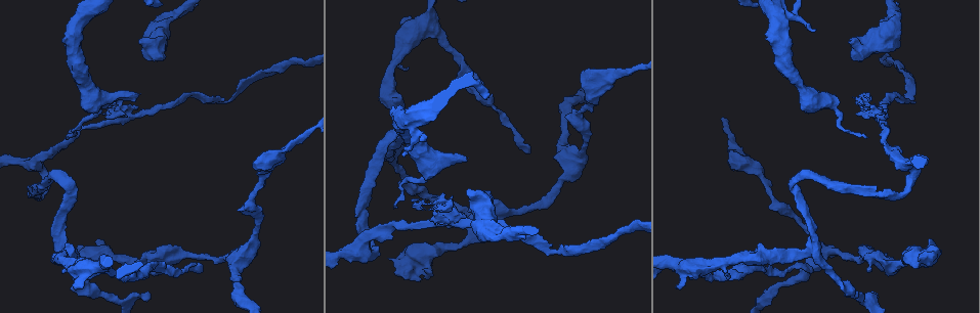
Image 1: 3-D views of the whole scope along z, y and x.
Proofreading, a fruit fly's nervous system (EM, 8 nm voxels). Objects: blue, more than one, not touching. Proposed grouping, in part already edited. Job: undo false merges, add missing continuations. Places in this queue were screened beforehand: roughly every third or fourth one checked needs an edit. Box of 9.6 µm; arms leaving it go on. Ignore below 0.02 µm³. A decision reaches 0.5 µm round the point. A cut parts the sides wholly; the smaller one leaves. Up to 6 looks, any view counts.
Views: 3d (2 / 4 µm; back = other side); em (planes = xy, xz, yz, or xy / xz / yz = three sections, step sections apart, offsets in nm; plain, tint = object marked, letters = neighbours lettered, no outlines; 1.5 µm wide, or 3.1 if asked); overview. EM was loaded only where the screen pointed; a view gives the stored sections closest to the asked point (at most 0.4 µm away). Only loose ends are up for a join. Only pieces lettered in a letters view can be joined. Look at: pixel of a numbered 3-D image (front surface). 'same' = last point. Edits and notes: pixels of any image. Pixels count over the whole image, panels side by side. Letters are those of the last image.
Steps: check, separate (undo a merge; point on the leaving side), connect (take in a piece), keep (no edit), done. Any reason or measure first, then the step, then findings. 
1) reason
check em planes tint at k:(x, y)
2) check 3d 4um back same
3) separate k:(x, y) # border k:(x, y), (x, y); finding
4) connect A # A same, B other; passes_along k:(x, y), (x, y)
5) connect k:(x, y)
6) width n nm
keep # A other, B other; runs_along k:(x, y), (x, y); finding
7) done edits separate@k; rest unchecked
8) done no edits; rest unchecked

sharp bend
check em planes letters at 1:(793, 182)

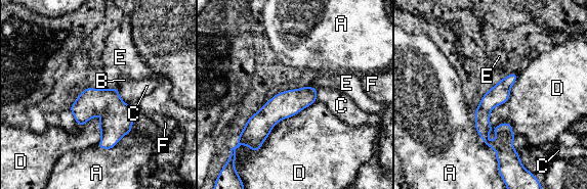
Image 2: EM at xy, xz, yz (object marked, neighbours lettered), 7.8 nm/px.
longest_contact D 600 nm
keep # A other, B other, C other, D other, E other, F other; runs_along 2:(514, 76), (484, 109), (503, 168); all the same neuron

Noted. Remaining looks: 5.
branch stops here
check 3d 2um at 1:(464, 161)

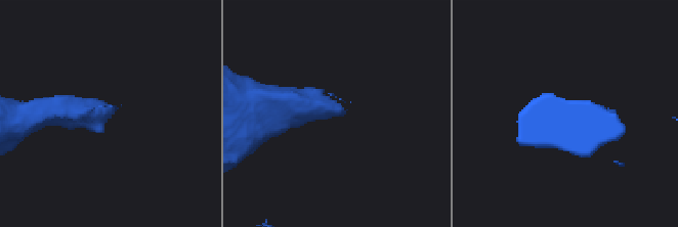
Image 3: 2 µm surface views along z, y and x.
need the tissue
check em xy step 4 letters at 3:(333, 113)

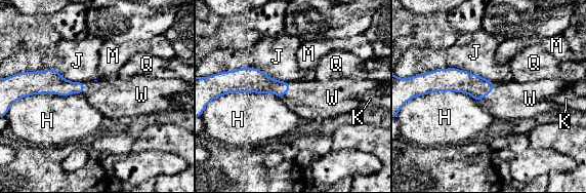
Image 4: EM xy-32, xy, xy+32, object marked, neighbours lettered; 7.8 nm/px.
cut it another way
check em planes letters same

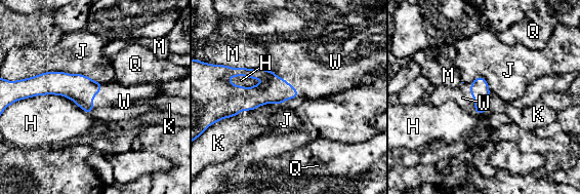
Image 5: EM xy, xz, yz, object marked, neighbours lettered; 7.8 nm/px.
longest_contact J 600 nm
connect W # H other, J other, K other, M other, Q other, W same; passes_along 5:(275, 89), (288, 82), (316, 67); the neuron continues

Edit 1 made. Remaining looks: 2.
thick turns thin
check em planes tint at 1:(228, 99)

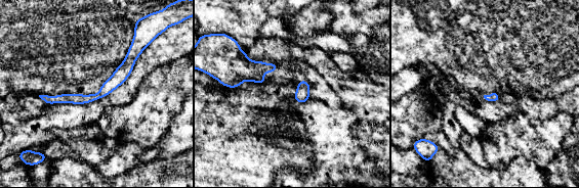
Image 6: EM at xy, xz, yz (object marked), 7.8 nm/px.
check em planes letters same

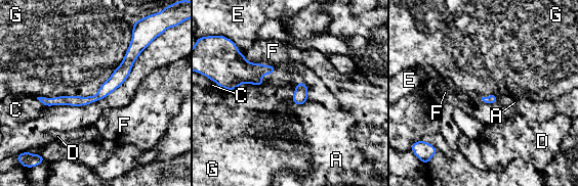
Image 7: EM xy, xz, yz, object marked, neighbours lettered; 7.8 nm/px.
keep # A other, C other, D other, E other, F other, G other; one neuron here

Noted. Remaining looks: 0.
done edits connect@5; rest unchecked

